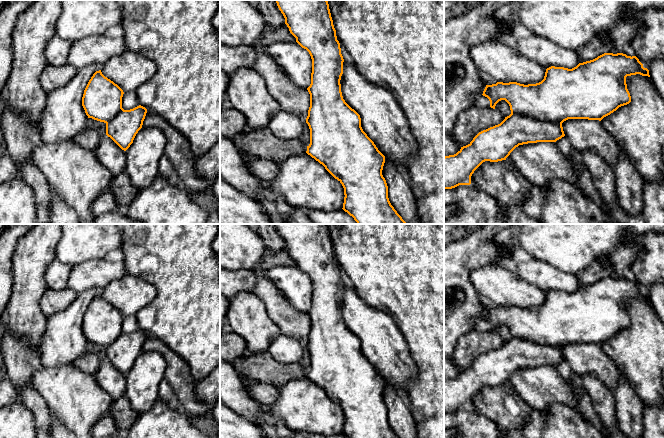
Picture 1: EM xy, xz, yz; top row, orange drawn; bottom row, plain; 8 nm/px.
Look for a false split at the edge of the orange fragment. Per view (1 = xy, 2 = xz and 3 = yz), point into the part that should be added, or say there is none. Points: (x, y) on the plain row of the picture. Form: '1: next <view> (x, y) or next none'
1: next none
2: next none
3: next none

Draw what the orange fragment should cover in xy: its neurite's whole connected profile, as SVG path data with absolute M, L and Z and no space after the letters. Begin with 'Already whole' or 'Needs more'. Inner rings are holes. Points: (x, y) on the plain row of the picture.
Already whole. M99 294L93 298L84 314L82 330L88 342L106 348L106 359L126 375L142 352L147 333L139 329L124 334L123 318L123 314Z

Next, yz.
Already whole. M604 277L593 284L579 287L572 293L551 290L546 293L544 303L536 308L524 309L517 306L497 306L496 308L486 309L482 319L489 323L490 331L495 333L499 325L505 324L510 330L511 338L505 341L500 348L479 356L468 369L461 371L456 378L444 381L444 414L452 413L459 409L470 409L472 398L483 386L506 384L519 369L556 366L565 360L562 347L568 343L601 345L619 331L631 326L626 301L636 298L650 301L649 294L643 291L643 288L636 280L631 281L623 277Z

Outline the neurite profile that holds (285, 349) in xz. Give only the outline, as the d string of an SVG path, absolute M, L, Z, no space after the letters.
M243 292L230 299L226 321L241 336L249 353L268 351L281 363L299 362L306 343L282 334L268 315L262 299L253 292Z

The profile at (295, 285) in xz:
M277 266L267 271L267 277L276 285L295 310L308 312L311 308L312 283L309 276L297 266Z

